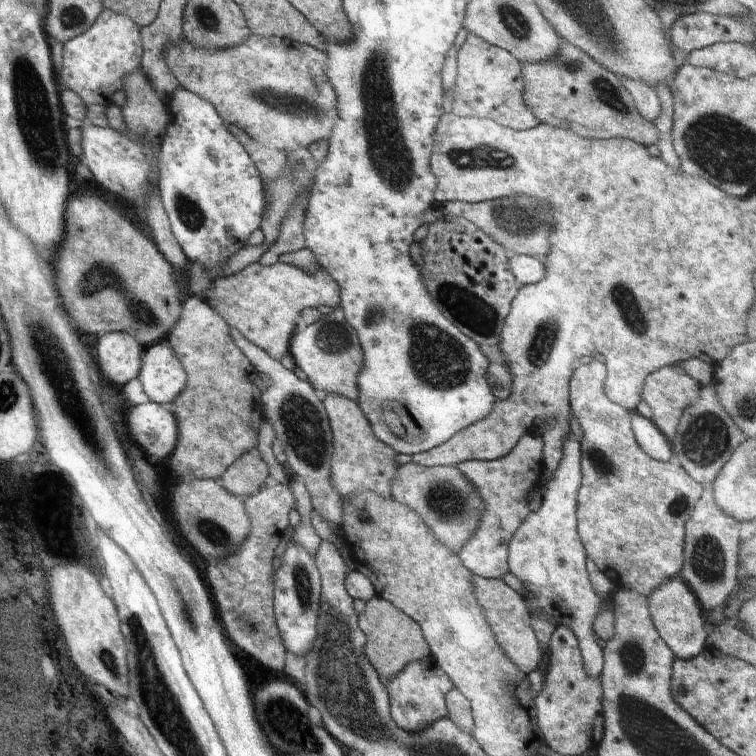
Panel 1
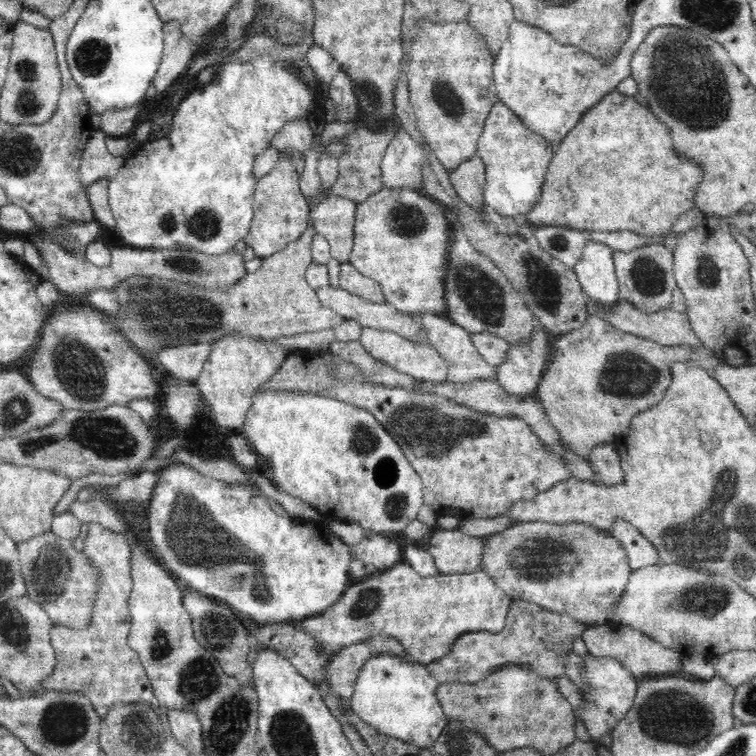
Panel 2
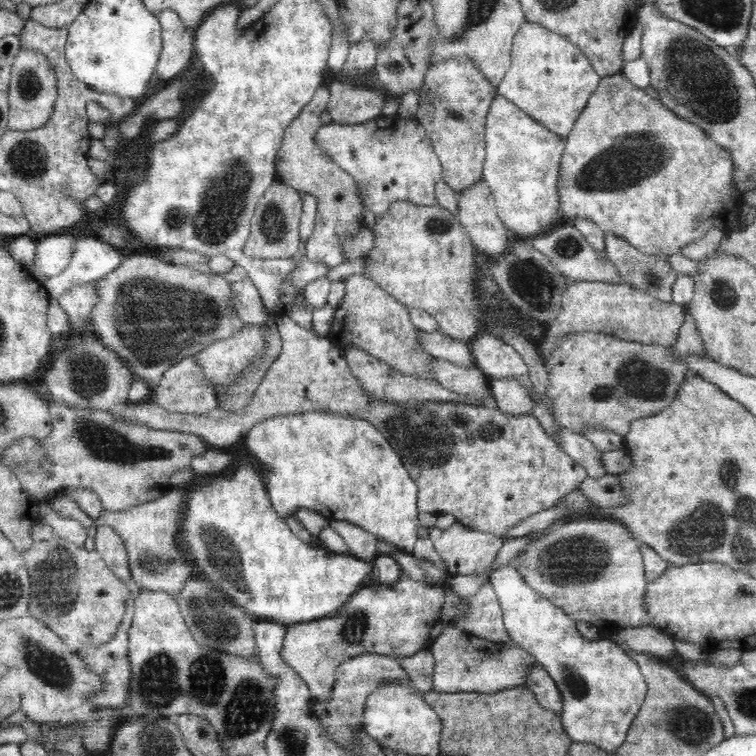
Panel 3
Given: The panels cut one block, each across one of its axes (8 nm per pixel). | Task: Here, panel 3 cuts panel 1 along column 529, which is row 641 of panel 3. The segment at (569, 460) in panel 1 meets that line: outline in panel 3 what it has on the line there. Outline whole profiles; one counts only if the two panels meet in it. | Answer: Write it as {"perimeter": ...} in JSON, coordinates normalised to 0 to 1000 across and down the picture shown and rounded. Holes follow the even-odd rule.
{"perimeter":[[[680,745],[657,751],[647,761],[647,769],[664,806],[664,821],[677,848],[704,865],[710,876],[728,890],[743,917],[745,937],[742,956],[757,981],[779,981],[804,996],[825,984],[831,964],[851,934],[856,905],[845,878],[804,844],[780,847],[772,844],[763,832],[763,821],[757,820],[738,802],[704,780],[684,759]]]}

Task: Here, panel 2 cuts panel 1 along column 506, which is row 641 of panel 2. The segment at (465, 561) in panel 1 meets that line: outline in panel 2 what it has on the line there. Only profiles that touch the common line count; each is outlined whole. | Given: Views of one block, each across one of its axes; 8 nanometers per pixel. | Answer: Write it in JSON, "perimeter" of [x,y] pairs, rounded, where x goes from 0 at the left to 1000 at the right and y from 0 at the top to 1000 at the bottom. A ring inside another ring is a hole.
{"perimeter":[[[680,794],[675,799],[667,831],[659,839],[648,836],[627,836],[610,839],[599,849],[598,860],[579,873],[565,878],[566,889],[579,901],[610,902],[630,905],[640,899],[648,889],[661,886],[669,878],[685,878],[705,886],[717,897],[738,897],[747,894],[746,869],[750,860],[758,854],[758,847],[770,841],[776,832],[774,825],[725,808],[714,800],[697,795]]]}

